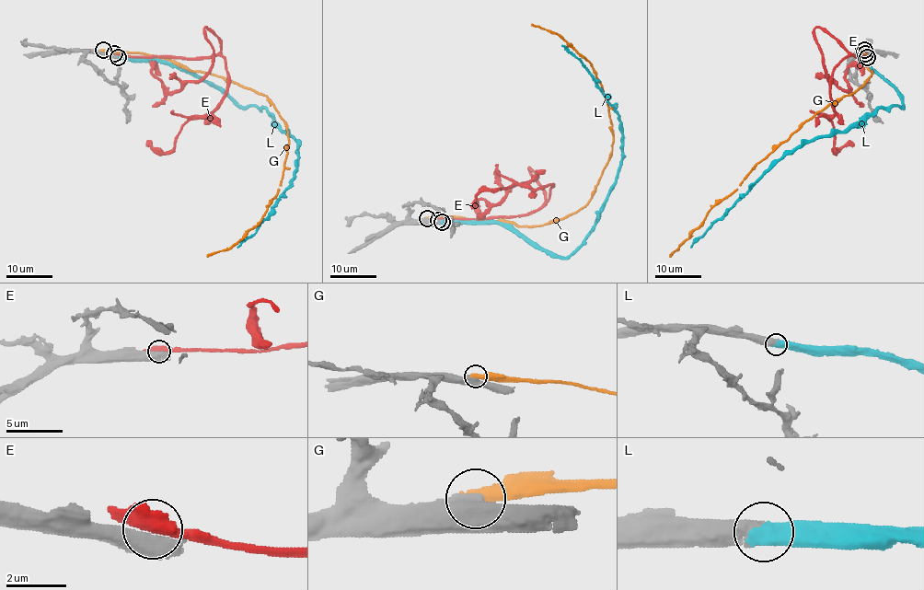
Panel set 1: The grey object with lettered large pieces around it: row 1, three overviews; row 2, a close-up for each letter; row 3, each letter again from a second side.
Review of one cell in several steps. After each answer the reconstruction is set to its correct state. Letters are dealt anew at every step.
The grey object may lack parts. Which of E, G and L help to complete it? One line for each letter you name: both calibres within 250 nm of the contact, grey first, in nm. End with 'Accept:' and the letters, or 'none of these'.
L: Thickness 600 nm (grey) against 600 nm
Accept: L

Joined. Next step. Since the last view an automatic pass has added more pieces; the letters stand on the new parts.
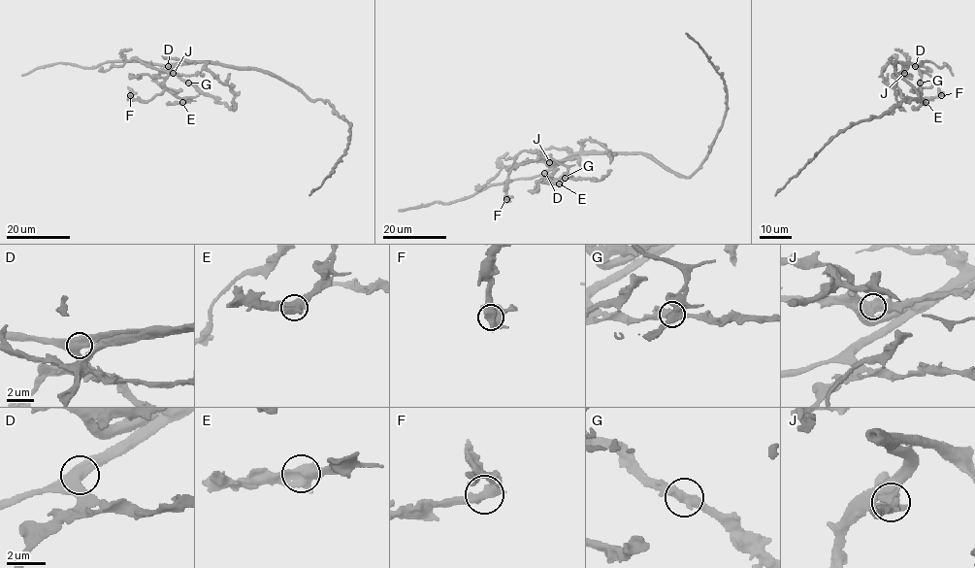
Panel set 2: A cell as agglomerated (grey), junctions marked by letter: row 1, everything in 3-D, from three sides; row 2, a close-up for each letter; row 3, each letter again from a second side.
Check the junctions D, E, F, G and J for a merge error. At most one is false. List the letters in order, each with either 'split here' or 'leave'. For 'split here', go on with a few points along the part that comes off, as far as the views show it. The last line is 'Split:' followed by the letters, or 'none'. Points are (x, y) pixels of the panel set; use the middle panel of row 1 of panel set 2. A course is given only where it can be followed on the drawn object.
D: leave
E: leave
F: leave
G: leave
J: leave
Split: none

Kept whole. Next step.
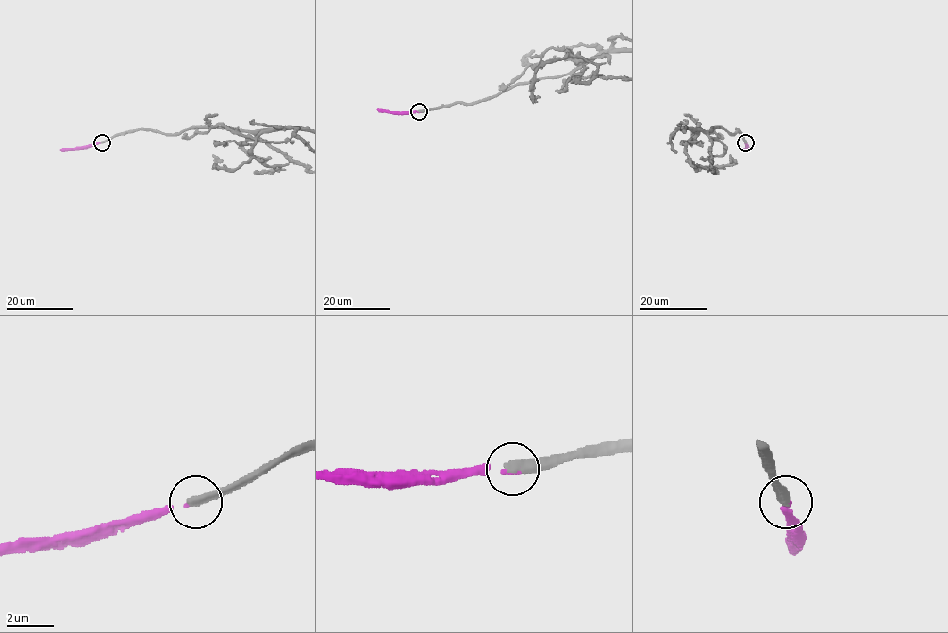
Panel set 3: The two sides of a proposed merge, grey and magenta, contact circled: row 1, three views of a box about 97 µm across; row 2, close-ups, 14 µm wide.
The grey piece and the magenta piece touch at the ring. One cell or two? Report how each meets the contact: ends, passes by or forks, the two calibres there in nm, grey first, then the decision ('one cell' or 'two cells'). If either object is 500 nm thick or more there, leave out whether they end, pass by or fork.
grey ends there; magenta ends there; 380 nm thick on the grey side, 220 nm on the other; one cell

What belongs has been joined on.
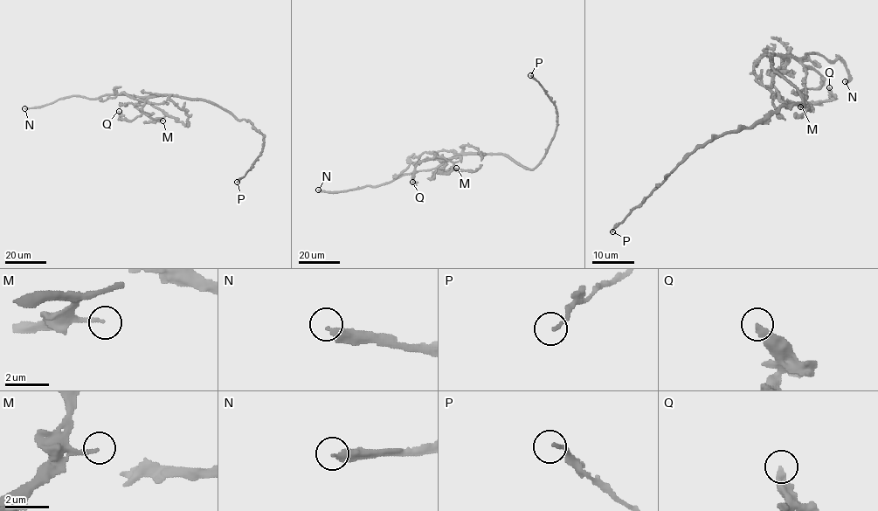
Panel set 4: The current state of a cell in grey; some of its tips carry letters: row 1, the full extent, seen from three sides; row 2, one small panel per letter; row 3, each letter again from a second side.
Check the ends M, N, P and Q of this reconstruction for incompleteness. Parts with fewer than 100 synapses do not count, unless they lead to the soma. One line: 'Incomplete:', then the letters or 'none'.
Incomplete: N

